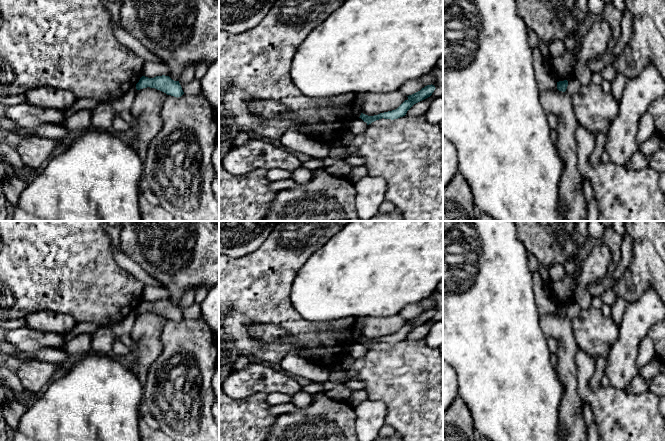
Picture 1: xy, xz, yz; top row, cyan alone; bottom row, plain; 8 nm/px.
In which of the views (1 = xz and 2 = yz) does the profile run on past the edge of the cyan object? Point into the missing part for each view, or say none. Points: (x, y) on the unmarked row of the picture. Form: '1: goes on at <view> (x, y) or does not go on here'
1: does not go on here
2: does not go on here

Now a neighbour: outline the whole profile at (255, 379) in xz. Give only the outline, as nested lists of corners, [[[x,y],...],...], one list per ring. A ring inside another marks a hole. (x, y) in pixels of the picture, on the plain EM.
[[[251,363],[245,369],[234,370],[224,381],[222,389],[233,399],[245,399],[254,394],[269,393],[292,396],[301,391],[302,387],[290,374]]]

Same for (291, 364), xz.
[[[287,355],[280,362],[282,371],[303,377],[311,382],[326,384],[329,382],[331,371],[297,355]]]

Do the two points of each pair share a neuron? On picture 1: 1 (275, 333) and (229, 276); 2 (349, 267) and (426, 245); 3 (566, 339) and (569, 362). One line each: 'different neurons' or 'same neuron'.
1: different neurons
2: same neuron
3: same neuron

